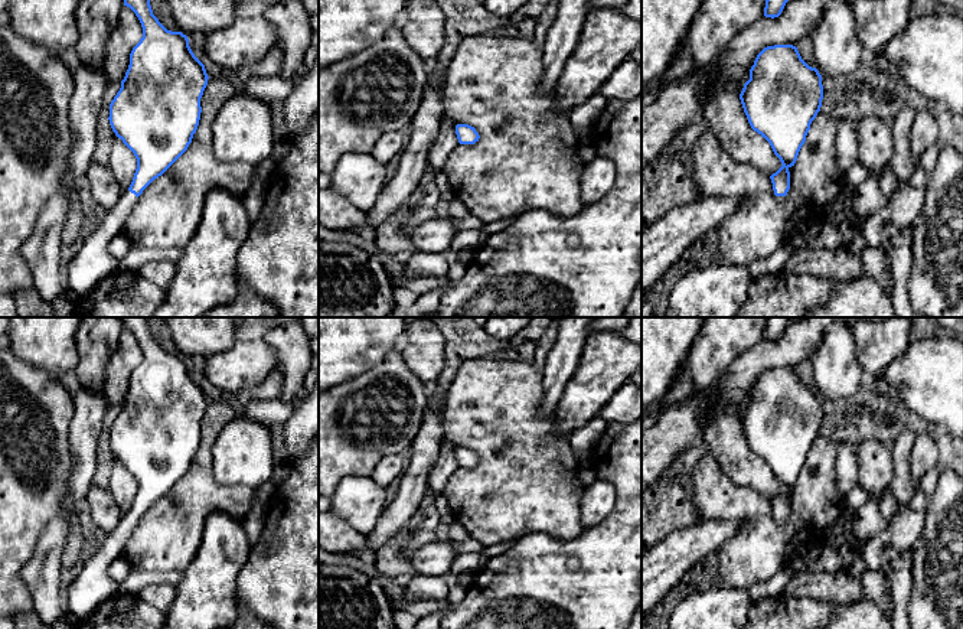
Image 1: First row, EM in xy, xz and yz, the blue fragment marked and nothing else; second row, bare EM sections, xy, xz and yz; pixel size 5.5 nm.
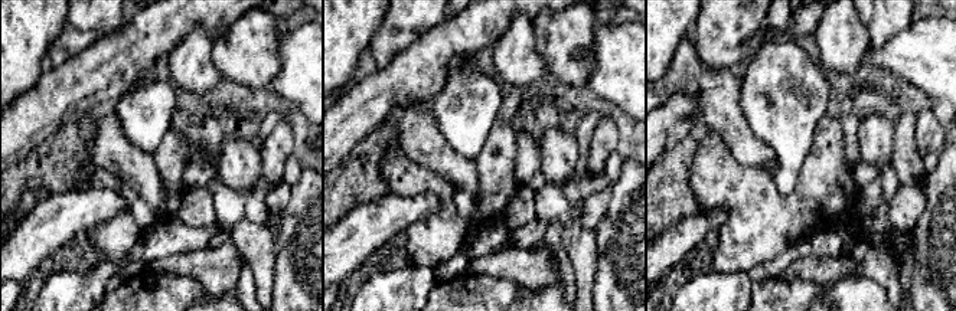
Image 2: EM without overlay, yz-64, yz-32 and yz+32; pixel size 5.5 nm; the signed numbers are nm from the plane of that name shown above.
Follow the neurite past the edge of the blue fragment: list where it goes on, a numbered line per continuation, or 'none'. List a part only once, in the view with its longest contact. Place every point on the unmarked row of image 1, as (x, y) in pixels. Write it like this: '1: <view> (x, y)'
1: xy (92, 586)

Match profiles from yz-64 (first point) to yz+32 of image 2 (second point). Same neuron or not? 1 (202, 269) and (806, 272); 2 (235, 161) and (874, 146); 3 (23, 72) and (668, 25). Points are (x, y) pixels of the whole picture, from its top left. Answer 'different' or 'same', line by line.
1: same
2: same
3: same

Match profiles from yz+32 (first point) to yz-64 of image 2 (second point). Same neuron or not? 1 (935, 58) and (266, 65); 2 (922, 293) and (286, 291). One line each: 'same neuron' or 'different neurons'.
1: different neurons
2: same neuron

